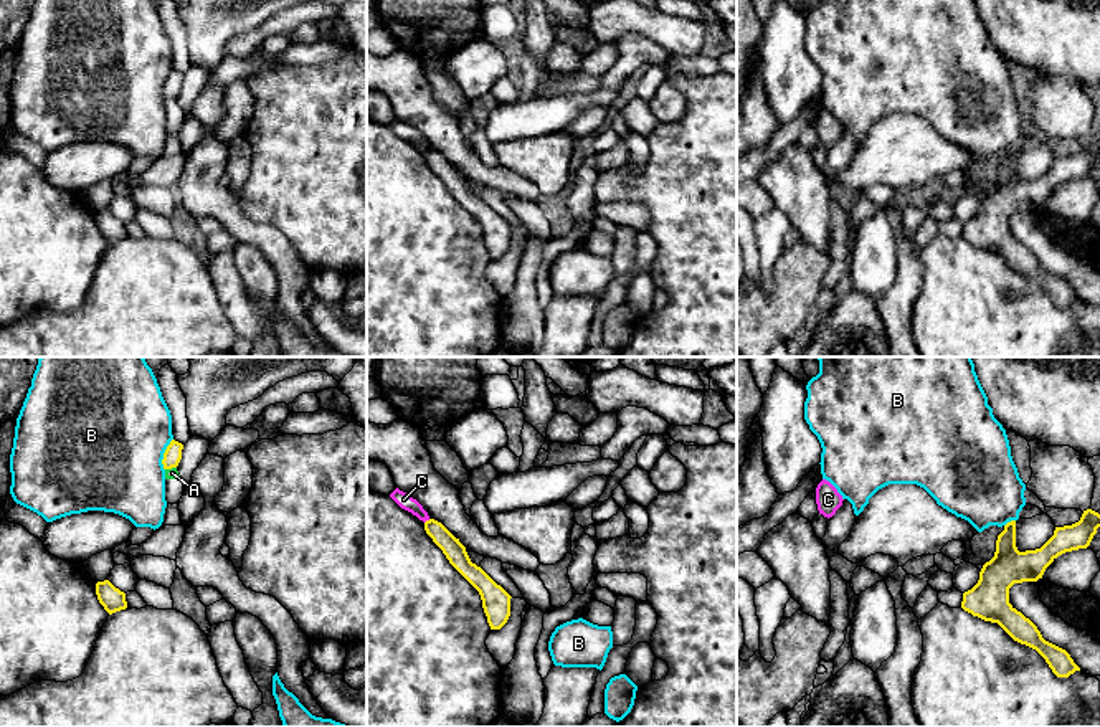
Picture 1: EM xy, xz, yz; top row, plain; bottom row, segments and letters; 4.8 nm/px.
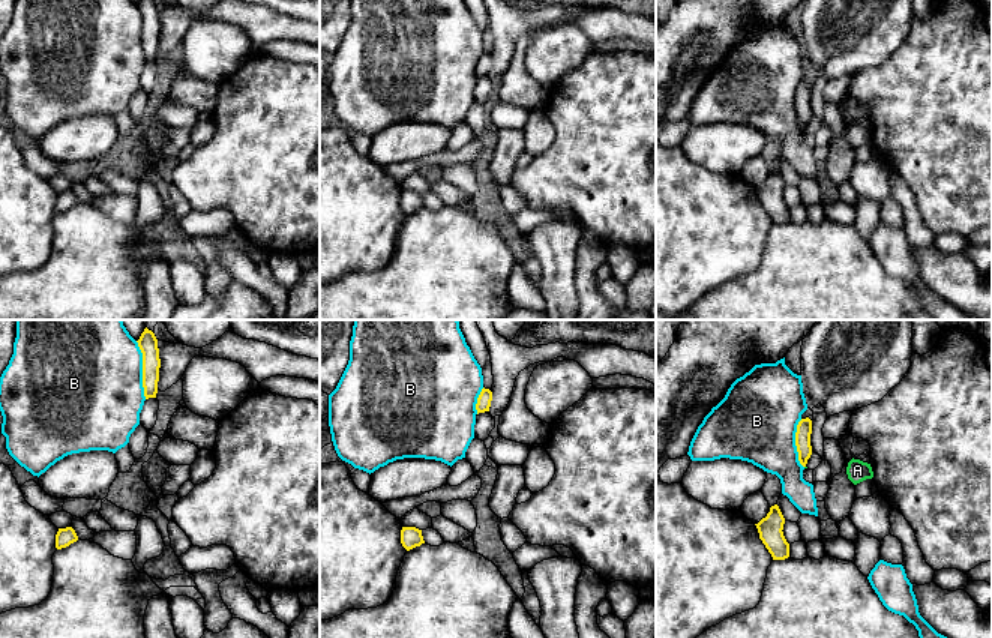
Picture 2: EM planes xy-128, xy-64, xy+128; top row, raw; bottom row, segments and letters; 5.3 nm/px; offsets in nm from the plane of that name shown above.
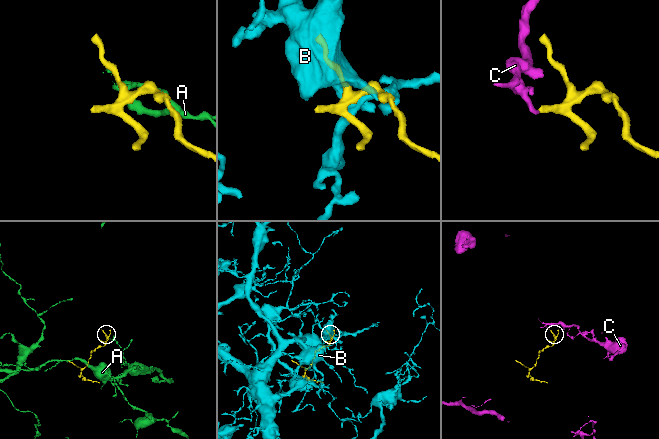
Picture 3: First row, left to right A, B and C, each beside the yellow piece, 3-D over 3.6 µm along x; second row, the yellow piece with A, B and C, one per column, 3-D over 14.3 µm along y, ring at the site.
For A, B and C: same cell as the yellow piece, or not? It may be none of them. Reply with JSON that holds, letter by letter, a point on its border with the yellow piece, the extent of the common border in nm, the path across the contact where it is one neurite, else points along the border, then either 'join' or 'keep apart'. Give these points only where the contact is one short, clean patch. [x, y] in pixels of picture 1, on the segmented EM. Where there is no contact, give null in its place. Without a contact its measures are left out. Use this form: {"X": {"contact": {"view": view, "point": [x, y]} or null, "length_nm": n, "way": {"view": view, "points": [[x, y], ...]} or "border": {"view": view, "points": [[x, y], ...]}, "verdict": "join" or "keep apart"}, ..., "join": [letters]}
{"A": {"contact": {"view": "xy", "point": [170, 468]}, "length_nm": 60, "verdict": "keep apart"}, "B": {"contact": {"view": "xy", "point": [164, 455]}, "length_nm": 170, "verdict": "keep apart"}, "C": {"contact": {"view": "xz", "point": [426, 521]}, "length_nm": 40, "border": {"view": "xz", "points": [[430, 519], [425, 522]]}, "verdict": "keep apart"}, "join": []}

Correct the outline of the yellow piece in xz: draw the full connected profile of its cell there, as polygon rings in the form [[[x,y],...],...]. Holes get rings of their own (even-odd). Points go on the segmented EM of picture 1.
[[[429,519],[424,522],[424,530],[449,563],[479,592],[491,630],[500,630],[510,616],[512,596],[471,562],[466,547],[441,522]]]

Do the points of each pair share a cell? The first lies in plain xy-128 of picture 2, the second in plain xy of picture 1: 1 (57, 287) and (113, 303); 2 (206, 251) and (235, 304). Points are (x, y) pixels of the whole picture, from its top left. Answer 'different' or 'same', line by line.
1: same
2: different

